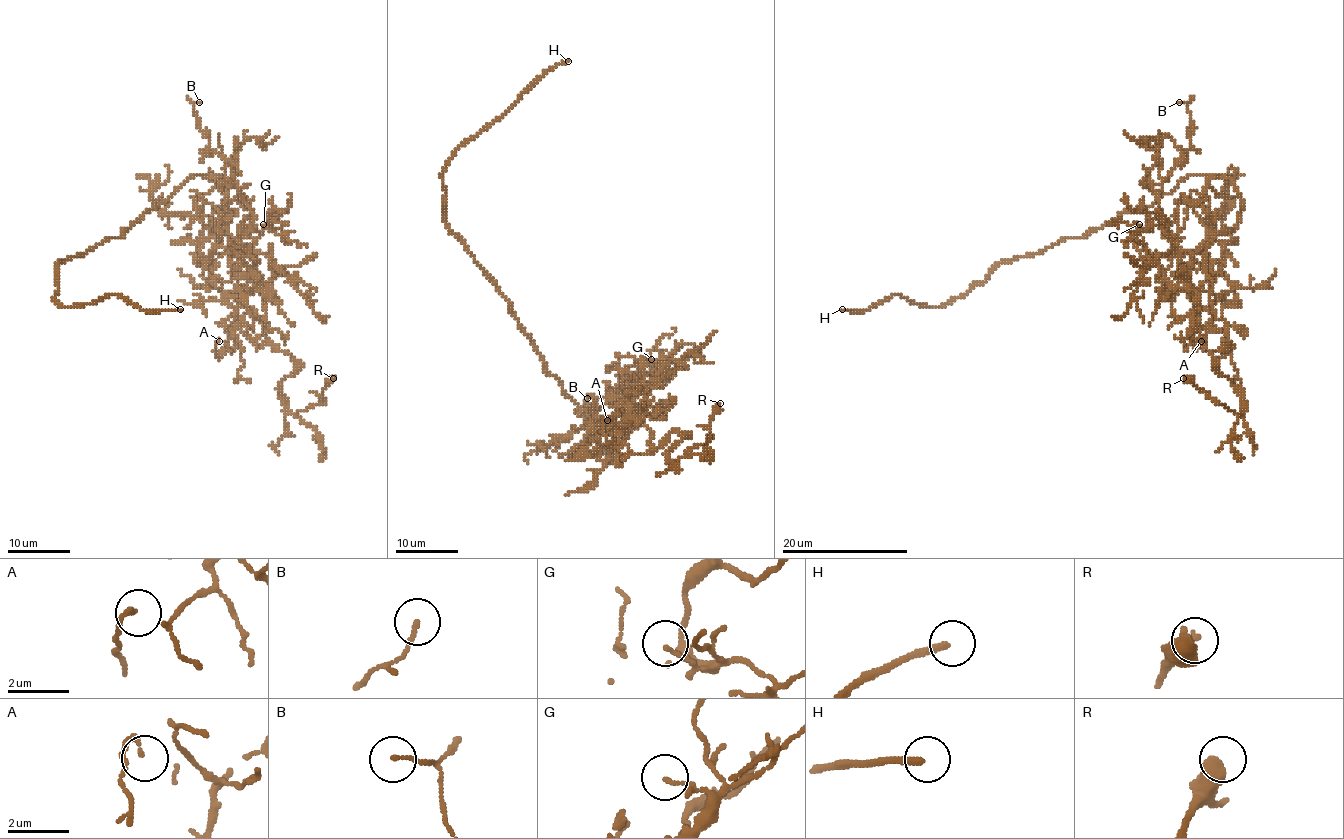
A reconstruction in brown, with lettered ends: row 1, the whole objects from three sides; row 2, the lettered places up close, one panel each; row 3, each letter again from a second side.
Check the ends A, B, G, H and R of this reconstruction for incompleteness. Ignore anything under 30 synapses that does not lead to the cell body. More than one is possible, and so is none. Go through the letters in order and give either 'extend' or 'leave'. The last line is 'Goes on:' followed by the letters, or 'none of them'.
A: leave
B: leave
G: leave
H: extend
R: leave
Goes on: H

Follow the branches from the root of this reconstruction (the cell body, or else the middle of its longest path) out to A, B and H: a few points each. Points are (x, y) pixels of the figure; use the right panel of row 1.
A: (1180, 182), (1210, 175), (1210, 234), (1185, 290), (1227, 350), (1215, 358), (1201, 341)
B: (1180, 182), (1210, 175), (1208, 240), (1186, 267), (1158, 207), (1190, 147), (1179, 102)
H: (1180, 182), (1083, 237), (999, 264), (944, 304), (891, 295), (866, 311), (842, 309)

